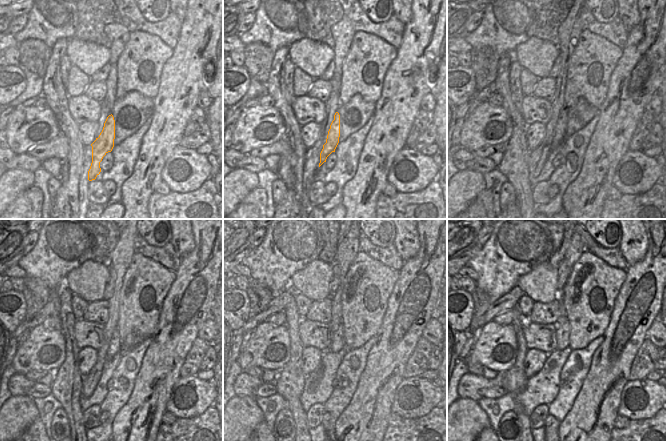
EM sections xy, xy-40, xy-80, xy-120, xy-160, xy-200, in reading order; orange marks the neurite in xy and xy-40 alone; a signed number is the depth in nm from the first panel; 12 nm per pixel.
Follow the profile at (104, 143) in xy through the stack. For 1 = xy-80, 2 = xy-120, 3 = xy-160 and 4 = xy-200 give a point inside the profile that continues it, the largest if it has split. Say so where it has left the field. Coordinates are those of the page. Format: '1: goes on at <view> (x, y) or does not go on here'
1: goes on at xy-80 (559, 137)
2: goes on at xy-120 (115, 345)
3: goes on at xy-160 (338, 343)
4: goes on at xy-200 (563, 328)

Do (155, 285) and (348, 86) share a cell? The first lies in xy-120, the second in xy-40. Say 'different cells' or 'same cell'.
same cell

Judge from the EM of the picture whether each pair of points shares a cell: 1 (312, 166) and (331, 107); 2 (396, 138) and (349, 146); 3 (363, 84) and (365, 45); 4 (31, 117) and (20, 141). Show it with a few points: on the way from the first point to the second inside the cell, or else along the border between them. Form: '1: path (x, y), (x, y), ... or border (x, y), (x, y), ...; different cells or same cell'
1: path (314, 151), (326, 134), (326, 127), (329, 122); same cell
2: border (372, 122), (366, 135), (357, 167); different cells
3: path (361, 74), (360, 72), (364, 65), (364, 55); same cell
4: path (30, 123), (22, 135); same cell

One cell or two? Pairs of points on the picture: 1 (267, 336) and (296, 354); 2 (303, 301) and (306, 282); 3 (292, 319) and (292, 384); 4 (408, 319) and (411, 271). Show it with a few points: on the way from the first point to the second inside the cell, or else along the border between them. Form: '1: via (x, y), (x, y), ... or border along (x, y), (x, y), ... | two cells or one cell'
1: border along (287, 327), (289, 335), (289, 360), (279, 371) | two cells
2: border along (299, 292), (311, 301) | two cells
3: via (294, 335), (295, 363), (293, 368) | one cell
4: via (408, 307), (408, 296), (404, 292), (408, 283) | one cell

